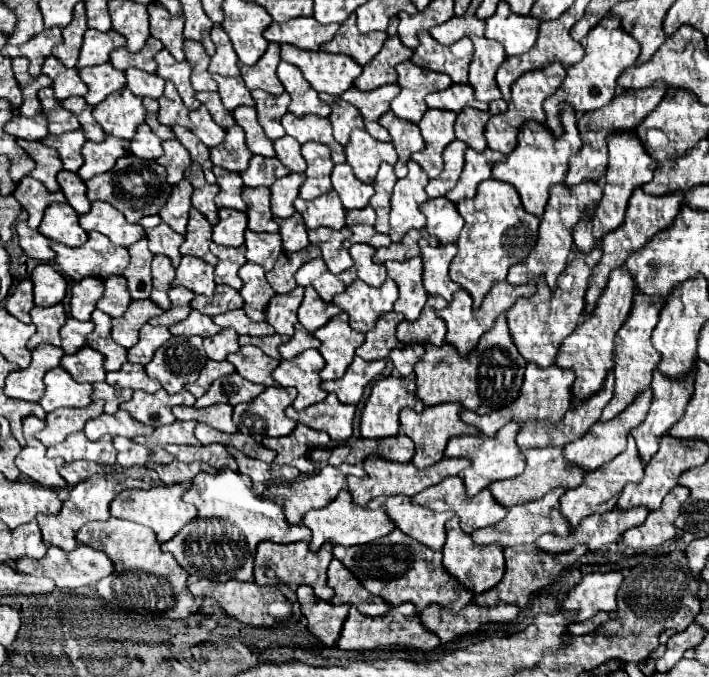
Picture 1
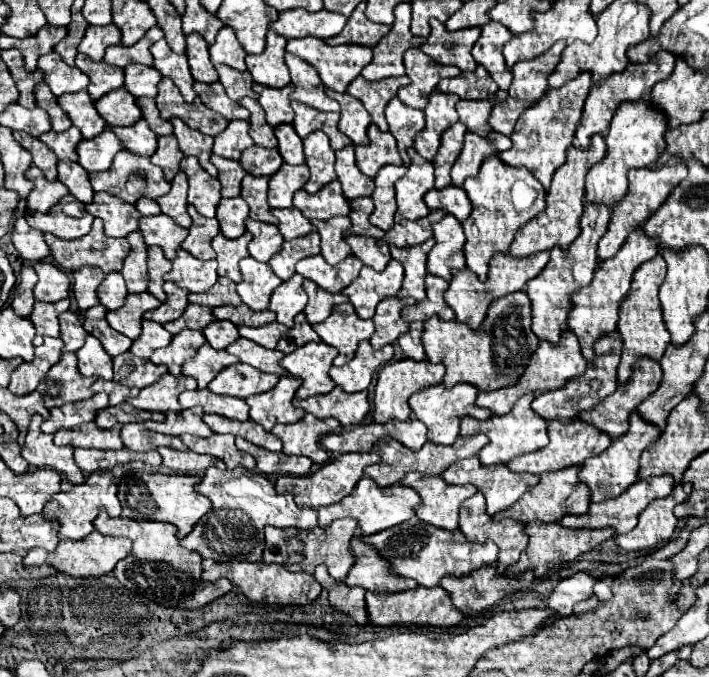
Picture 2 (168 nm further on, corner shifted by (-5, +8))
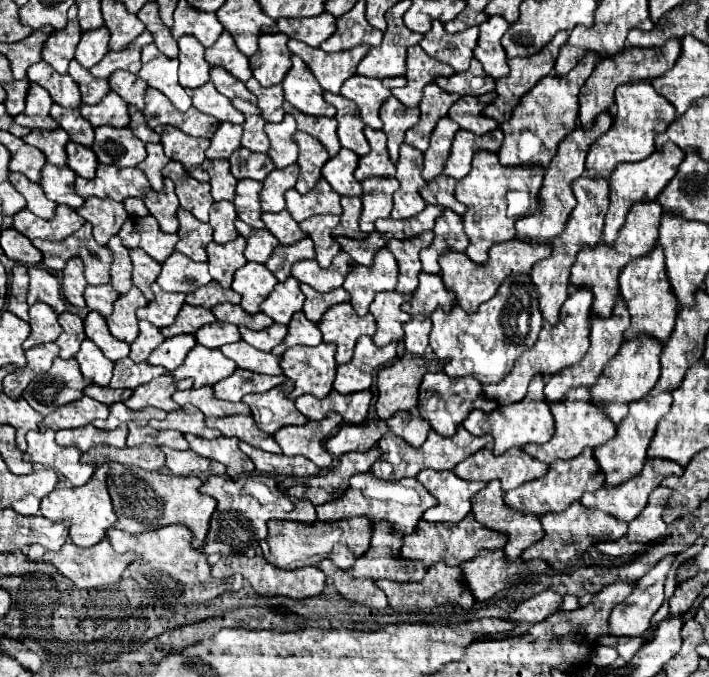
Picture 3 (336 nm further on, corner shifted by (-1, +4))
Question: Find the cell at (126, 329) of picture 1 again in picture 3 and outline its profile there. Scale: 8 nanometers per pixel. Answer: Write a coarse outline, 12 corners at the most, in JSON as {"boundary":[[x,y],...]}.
{"boundary":[[135,287],[115,301],[107,317],[111,335],[133,343],[139,333],[135,311],[147,299]]}

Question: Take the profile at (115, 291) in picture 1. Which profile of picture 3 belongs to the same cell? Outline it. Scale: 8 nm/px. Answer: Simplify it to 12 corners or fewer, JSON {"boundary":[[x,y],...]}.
{"boundary":[[111,285],[87,287],[91,311],[109,317],[119,293]]}

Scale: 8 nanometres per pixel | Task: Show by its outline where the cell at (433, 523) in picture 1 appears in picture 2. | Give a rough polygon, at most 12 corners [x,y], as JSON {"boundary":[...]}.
{"boundary":[[409,473],[401,483],[417,489],[417,517],[457,529],[461,503],[473,485],[449,485],[439,475]]}

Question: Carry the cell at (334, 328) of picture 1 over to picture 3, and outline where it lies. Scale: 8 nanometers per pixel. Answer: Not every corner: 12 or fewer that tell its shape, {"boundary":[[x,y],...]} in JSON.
{"boundary":[[351,303],[333,305],[321,319],[335,361],[347,363],[359,337],[375,333],[371,313],[359,317]]}

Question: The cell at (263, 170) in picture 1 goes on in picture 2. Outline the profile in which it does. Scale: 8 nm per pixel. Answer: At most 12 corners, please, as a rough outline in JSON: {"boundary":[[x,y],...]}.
{"boundary":[[251,145],[239,163],[271,177],[283,165],[277,149]]}

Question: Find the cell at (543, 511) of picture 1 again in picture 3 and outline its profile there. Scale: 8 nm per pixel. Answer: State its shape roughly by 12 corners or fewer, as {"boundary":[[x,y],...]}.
{"boundary":[[593,449],[555,461],[545,477],[505,493],[537,517],[601,489]]}

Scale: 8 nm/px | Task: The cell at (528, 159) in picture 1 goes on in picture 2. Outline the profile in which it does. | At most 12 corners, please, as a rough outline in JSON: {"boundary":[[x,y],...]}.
{"boundary":[[591,75],[547,89],[517,119],[507,165],[549,189],[579,125]]}

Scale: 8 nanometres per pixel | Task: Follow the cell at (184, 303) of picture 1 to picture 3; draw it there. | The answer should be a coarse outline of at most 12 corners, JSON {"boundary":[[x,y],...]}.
{"boundary":[[157,283],[155,299],[141,317],[161,329],[175,321],[183,293],[167,293]]}

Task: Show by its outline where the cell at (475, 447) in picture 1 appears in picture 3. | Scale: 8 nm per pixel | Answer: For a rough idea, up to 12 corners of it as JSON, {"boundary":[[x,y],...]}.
{"boundary":[[545,379],[525,399],[463,421],[471,435],[491,435],[493,455],[553,437]]}

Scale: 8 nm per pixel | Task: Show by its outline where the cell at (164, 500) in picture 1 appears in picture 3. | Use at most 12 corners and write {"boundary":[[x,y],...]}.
{"boundary":[[111,463],[115,529],[185,525],[201,547],[215,499],[199,477]]}

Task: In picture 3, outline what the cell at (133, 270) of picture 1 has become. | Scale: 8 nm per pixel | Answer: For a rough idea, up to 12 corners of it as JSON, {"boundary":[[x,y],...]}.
{"boundary":[[111,237],[107,247],[115,261],[111,267],[111,285],[117,293],[133,287],[129,249],[121,237]]}

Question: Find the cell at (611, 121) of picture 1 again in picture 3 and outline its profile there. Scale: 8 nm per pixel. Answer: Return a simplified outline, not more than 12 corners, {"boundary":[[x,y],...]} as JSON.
{"boundary":[[677,39],[601,59],[579,93],[579,127],[609,111],[619,85],[675,65]]}

